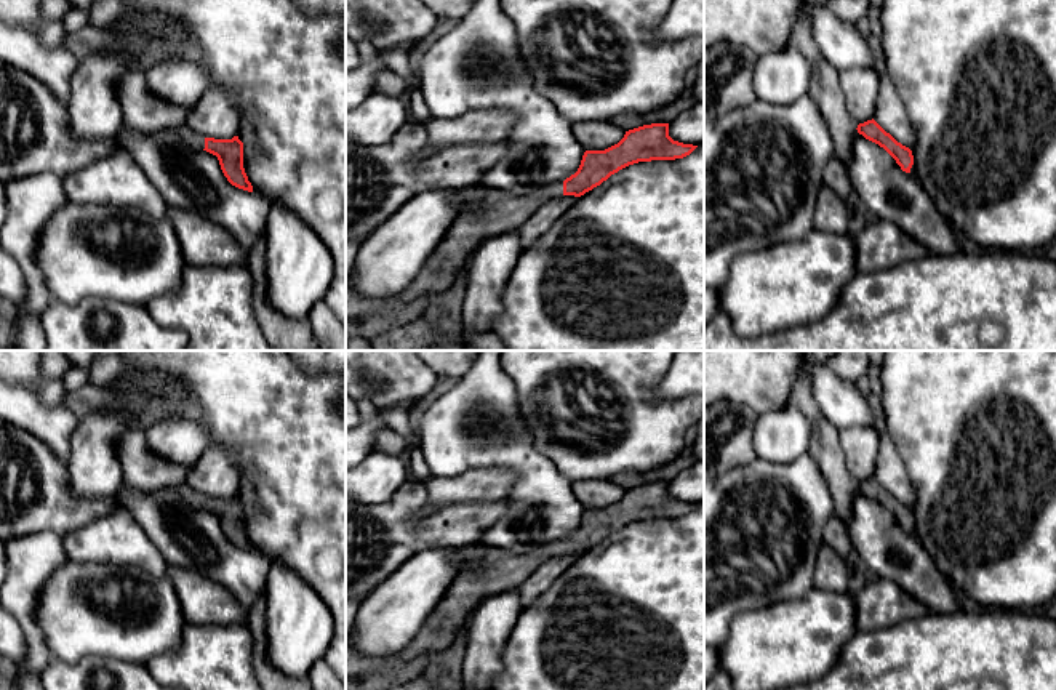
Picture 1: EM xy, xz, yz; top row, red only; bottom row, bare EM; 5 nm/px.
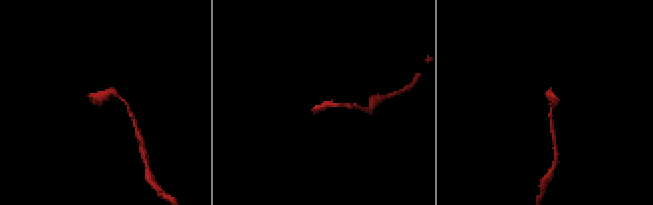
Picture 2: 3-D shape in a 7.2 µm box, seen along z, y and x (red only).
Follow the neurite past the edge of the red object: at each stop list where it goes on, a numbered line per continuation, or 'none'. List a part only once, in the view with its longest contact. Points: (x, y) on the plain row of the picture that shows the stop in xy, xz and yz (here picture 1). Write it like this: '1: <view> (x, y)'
1: xy (191, 497)

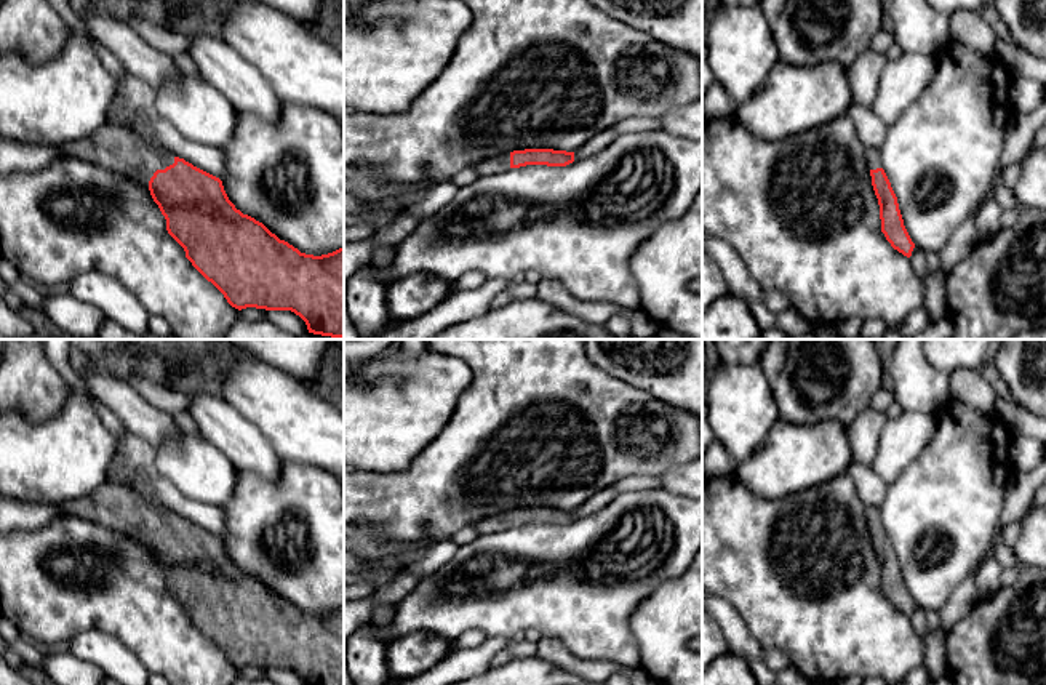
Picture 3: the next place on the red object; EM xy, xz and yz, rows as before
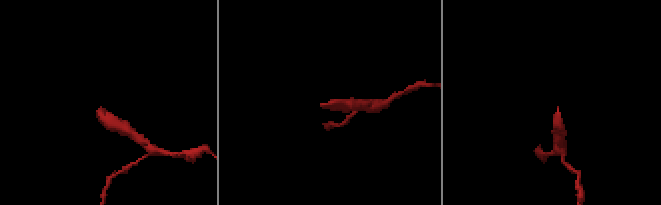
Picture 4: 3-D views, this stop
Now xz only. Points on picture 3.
1: xz (499, 522)

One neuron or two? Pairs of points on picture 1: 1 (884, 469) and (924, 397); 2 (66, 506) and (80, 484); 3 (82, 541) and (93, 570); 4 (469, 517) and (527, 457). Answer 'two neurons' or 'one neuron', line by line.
1: two neurons
2: two neurons
3: two neurons
4: two neurons

